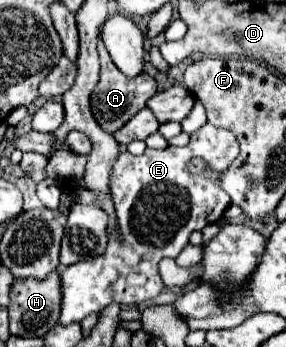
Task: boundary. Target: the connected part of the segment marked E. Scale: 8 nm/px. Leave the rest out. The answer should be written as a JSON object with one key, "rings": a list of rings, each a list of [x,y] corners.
{"rings":[[[204,124],[190,136],[188,146],[176,148],[168,146],[164,150],[146,148],[142,156],[134,156],[130,152],[122,152],[110,172],[110,194],[116,210],[116,226],[110,228],[110,242],[102,256],[82,260],[68,268],[60,268],[62,276],[62,314],[60,324],[82,322],[90,314],[100,314],[112,302],[116,304],[140,304],[156,298],[162,292],[162,280],[158,274],[158,262],[162,258],[176,258],[182,248],[188,244],[188,238],[194,230],[202,230],[208,224],[214,224],[222,218],[224,210],[230,206],[230,198],[216,182],[210,182],[200,176],[190,176],[186,172],[186,164],[192,158],[202,158],[214,170],[226,170],[239,154],[239,143],[236,136],[226,130]]]}

